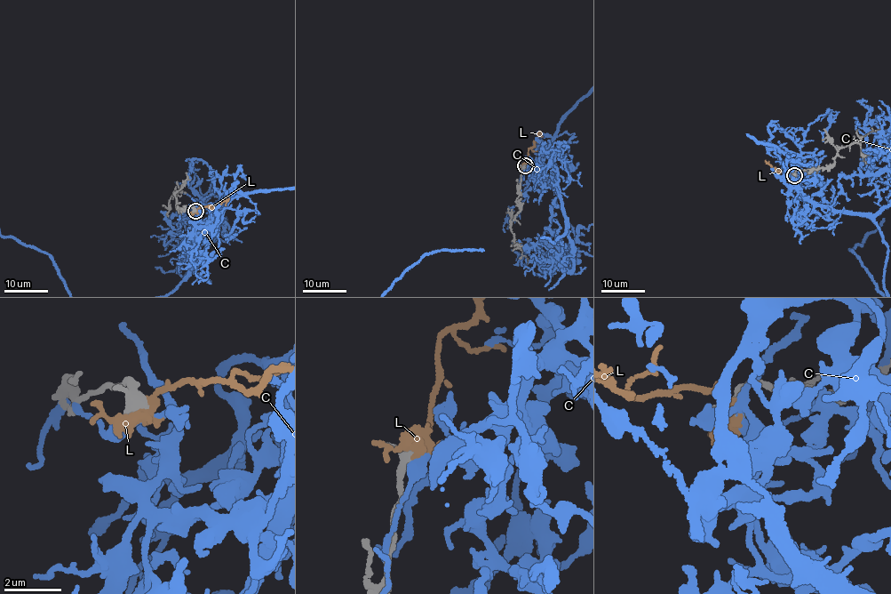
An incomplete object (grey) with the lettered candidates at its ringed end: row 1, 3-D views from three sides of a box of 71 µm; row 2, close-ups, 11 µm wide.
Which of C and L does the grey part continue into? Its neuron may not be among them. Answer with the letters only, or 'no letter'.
L

